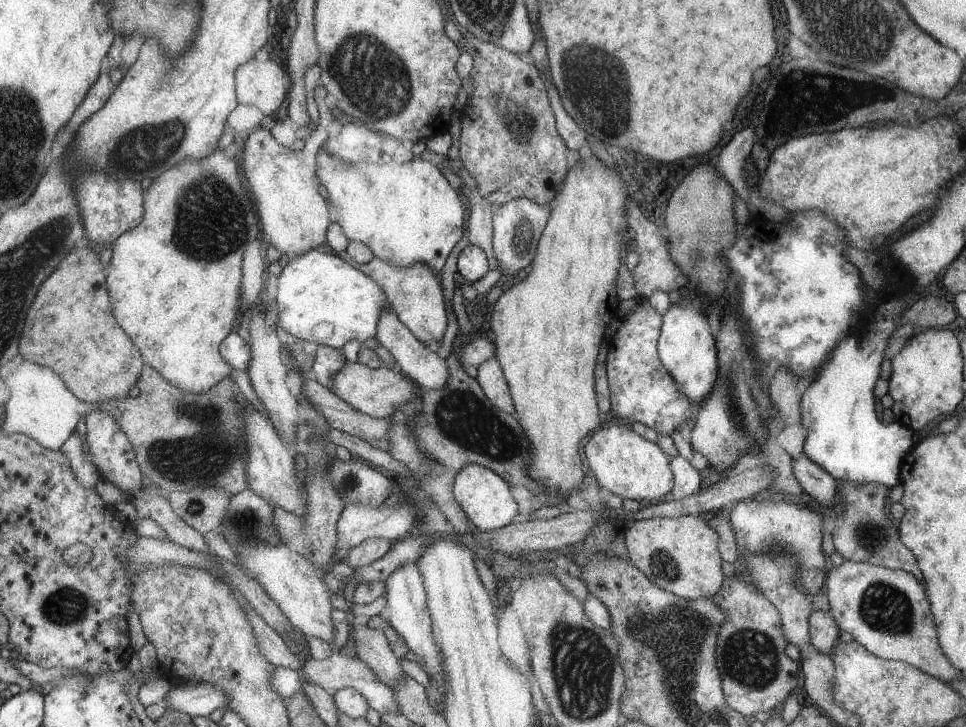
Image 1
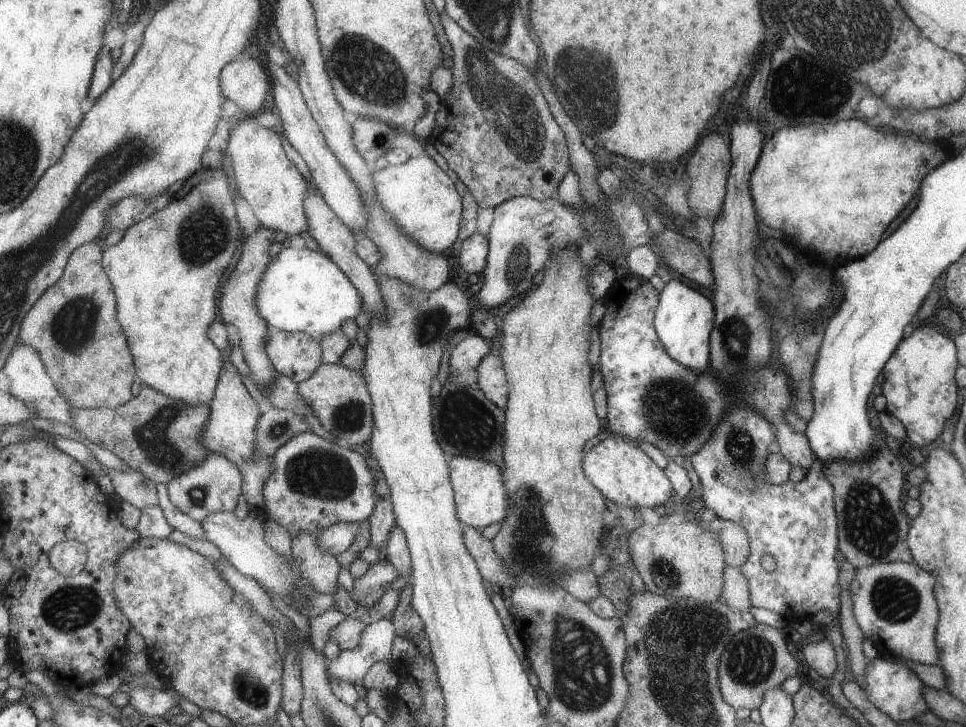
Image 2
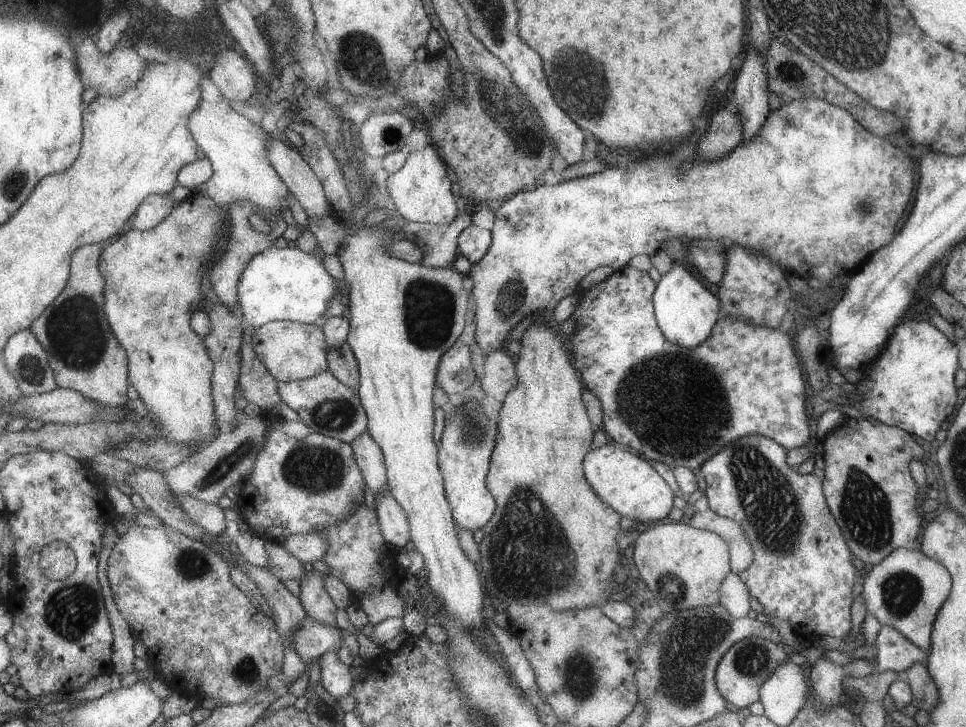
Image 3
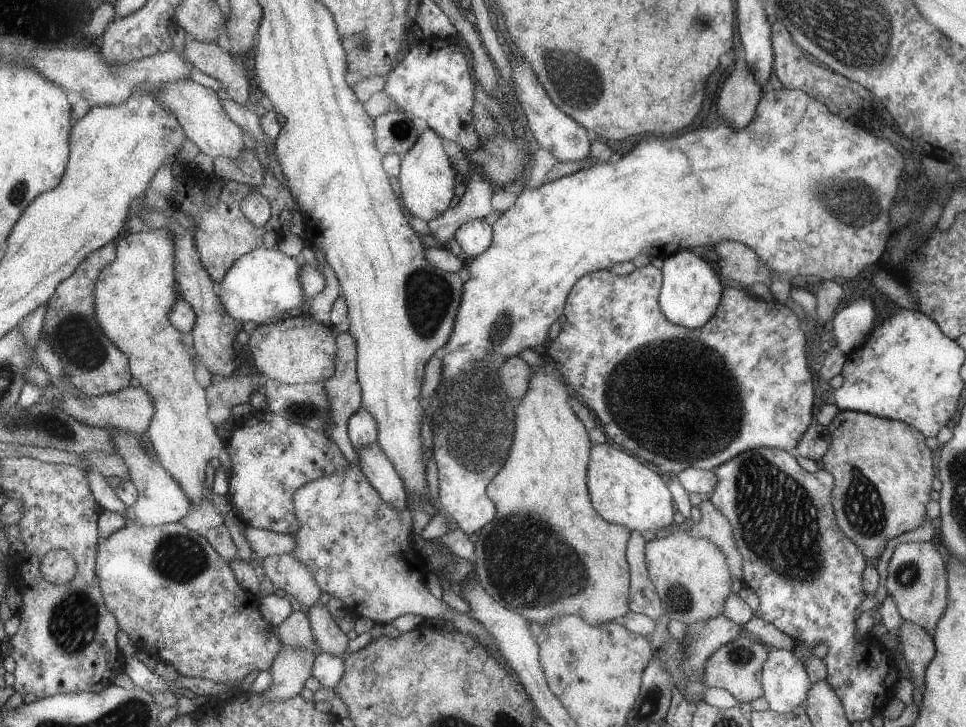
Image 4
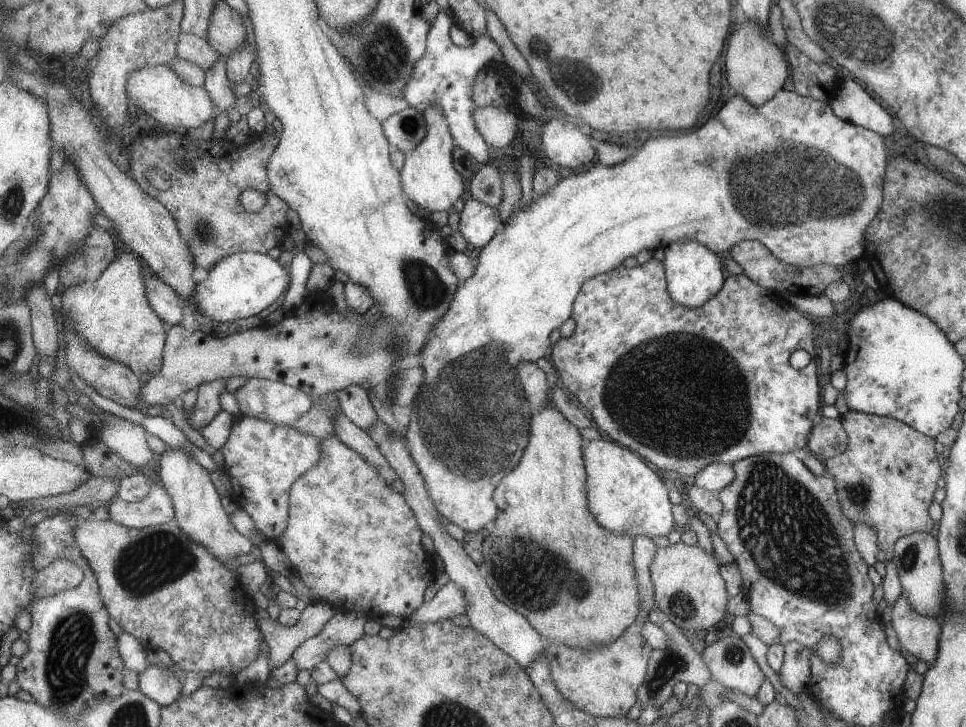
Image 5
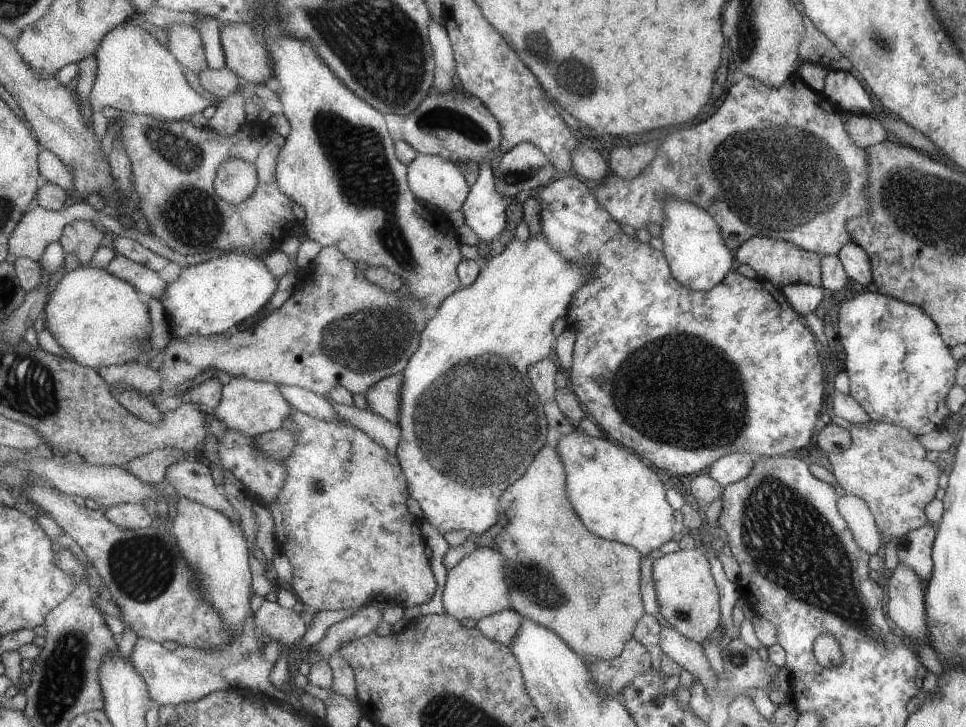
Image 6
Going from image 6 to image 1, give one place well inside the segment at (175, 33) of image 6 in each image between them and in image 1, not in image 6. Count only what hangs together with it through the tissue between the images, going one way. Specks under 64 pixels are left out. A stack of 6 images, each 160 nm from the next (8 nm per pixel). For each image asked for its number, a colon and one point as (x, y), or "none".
1: (263, 85)
2: (244, 83)
3: (232, 75)
4: (206, 56)
5: (192, 48)

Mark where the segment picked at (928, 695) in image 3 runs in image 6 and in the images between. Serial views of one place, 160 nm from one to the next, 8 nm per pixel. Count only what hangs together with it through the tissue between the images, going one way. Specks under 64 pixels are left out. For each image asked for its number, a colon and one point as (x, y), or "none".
4: (917, 646)
5: (918, 635)
6: (905, 599)

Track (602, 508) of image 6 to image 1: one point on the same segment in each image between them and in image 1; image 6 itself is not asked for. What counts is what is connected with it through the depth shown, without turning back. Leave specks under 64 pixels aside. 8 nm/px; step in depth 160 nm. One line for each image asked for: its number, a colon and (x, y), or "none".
1: (620, 461)
2: (625, 476)
3: (624, 481)
4: (624, 492)
5: (626, 497)

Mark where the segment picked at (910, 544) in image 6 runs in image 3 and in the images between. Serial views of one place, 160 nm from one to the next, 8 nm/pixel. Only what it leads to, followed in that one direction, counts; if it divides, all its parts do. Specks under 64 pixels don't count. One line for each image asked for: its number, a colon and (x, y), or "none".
3: (906, 590)
4: (915, 579)
5: (919, 570)

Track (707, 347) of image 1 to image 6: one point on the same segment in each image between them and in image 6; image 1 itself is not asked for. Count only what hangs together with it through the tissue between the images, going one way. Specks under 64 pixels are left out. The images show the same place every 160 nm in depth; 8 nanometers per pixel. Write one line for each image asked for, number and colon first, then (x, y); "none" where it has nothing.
2: (683, 321)
3: (686, 312)
4: (690, 290)
5: (694, 275)
6: (698, 258)

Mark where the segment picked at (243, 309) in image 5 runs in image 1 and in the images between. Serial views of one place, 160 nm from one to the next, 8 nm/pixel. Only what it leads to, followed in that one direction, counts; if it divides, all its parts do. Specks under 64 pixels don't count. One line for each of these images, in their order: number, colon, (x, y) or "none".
1: (320, 299)
2: (303, 291)
3: (280, 284)
4: (262, 284)

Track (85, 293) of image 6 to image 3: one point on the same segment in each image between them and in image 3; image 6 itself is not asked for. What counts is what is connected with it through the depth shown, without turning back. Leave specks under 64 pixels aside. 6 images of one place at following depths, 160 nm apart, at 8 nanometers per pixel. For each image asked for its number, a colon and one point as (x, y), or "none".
3: (153, 277)
4: (134, 296)
5: (114, 313)

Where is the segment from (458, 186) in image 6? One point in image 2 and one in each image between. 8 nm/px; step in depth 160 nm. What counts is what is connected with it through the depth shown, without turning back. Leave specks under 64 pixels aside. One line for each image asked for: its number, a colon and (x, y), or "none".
2: (419, 198)
3: (419, 191)
4: (426, 180)
5: (429, 181)

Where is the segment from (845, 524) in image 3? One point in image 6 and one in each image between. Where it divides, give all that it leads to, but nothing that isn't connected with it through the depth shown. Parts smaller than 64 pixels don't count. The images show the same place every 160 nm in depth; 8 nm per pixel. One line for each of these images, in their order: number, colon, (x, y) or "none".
4: (882, 472)
5: (884, 478)
6: (884, 465)

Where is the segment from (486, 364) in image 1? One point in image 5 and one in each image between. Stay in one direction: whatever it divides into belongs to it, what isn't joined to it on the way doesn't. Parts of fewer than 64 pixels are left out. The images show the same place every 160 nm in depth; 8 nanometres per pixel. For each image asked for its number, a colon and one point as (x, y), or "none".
2: (490, 377)
3: (498, 380)
4: (515, 374)
5: (533, 380)

